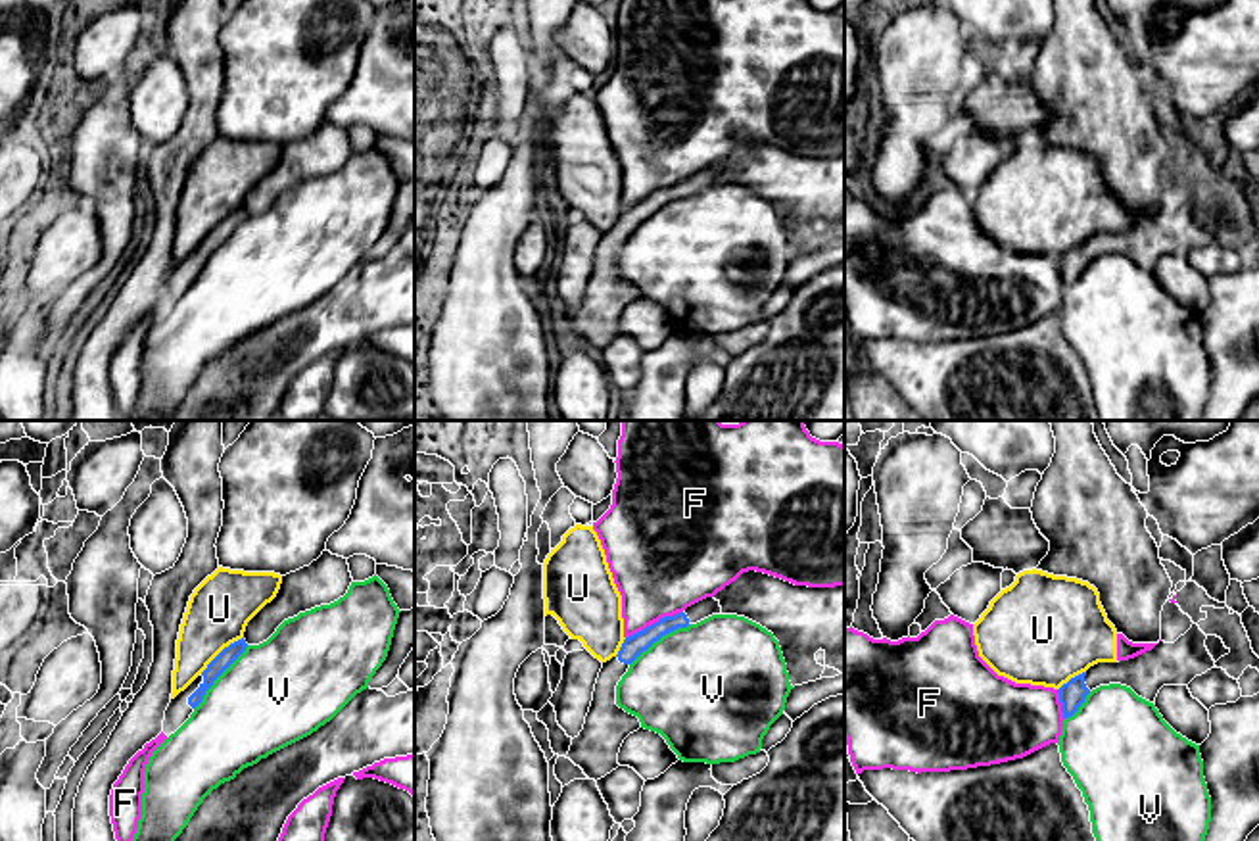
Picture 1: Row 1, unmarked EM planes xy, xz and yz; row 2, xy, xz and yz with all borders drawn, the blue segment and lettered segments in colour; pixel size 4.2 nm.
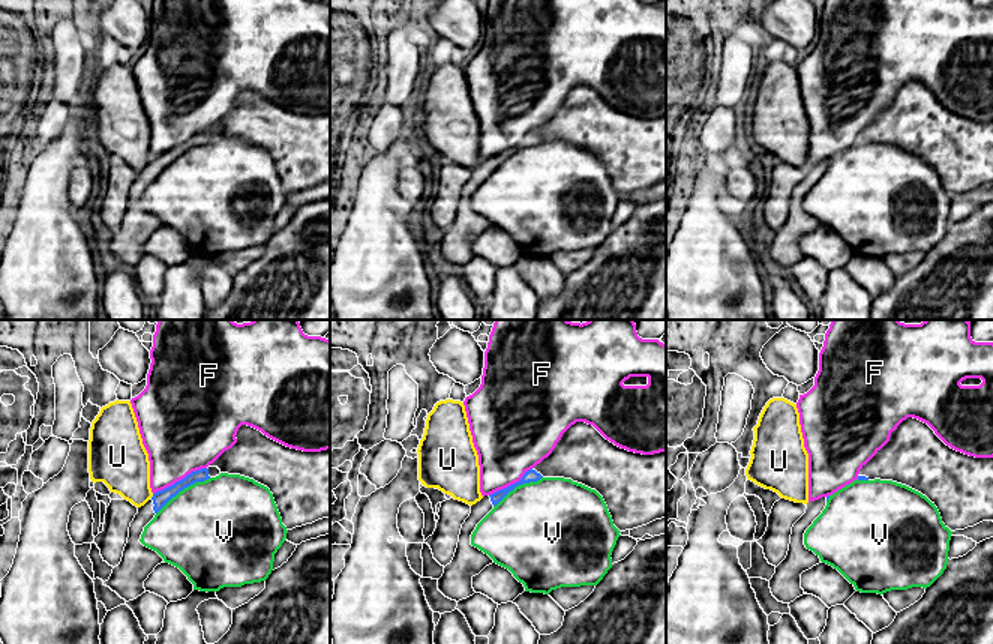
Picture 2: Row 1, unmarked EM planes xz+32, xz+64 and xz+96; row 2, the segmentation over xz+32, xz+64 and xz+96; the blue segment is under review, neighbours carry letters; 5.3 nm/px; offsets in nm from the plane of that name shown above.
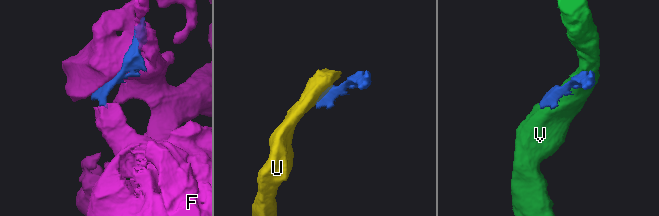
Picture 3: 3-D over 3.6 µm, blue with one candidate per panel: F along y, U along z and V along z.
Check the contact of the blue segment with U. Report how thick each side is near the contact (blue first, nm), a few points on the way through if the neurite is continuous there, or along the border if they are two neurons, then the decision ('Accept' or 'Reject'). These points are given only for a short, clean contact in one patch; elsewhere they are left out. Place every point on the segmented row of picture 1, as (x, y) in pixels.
Thickness 70 nm (blue) against 260 nm. Reject

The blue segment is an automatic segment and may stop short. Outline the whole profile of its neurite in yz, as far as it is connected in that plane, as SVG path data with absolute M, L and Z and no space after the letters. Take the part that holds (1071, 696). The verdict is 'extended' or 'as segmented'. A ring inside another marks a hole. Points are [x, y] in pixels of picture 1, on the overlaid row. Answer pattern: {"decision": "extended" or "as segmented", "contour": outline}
{"decision": "extended", "contour": "M1192 624L1175 643L1159 641L1152 651L1134 659L1090 666L1057 689L1063 718L1073 716L1086 695L1100 685L1127 685L1150 703L1155 703L1163 685L1188 685L1196 676L1215 668L1205 639L1200 626Z"}

